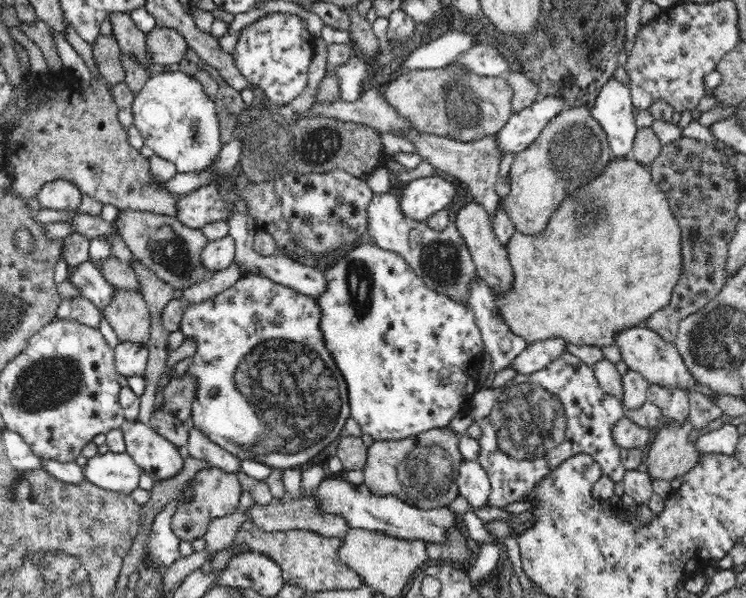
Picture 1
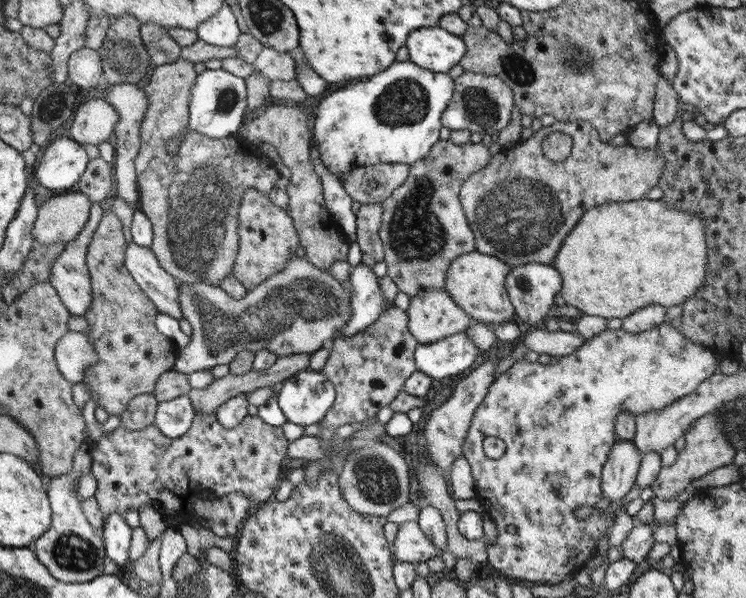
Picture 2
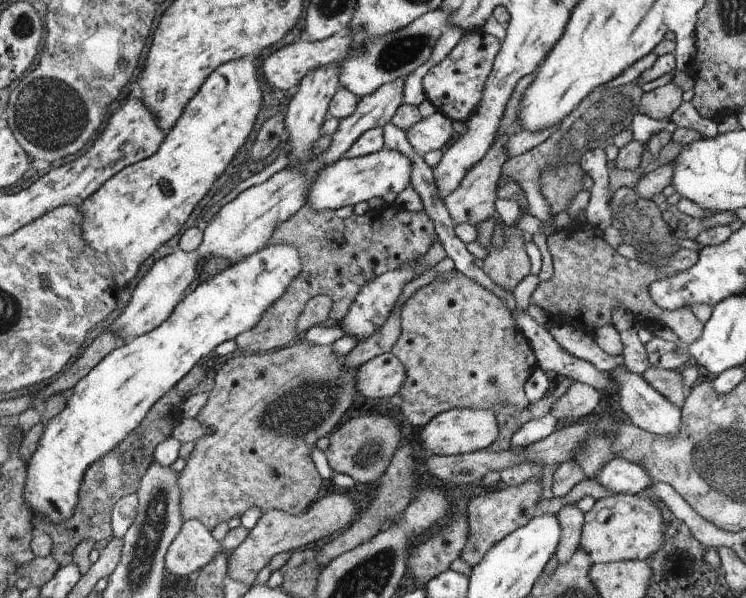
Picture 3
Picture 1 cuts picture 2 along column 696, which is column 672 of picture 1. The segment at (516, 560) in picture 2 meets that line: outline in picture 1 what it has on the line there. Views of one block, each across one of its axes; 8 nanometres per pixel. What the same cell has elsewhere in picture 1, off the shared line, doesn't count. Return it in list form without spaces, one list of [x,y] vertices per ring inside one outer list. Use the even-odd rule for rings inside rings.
[[[628,328],[624,332],[620,332],[616,336],[616,346],[620,348],[622,354],[622,362],[634,370],[640,372],[650,384],[658,384],[662,388],[678,388],[684,392],[690,392],[692,386],[698,384],[698,380],[694,380],[694,376],[690,374],[690,368],[686,366],[686,360],[682,358],[682,354],[678,352],[676,344],[666,342],[658,332],[646,328]]]

